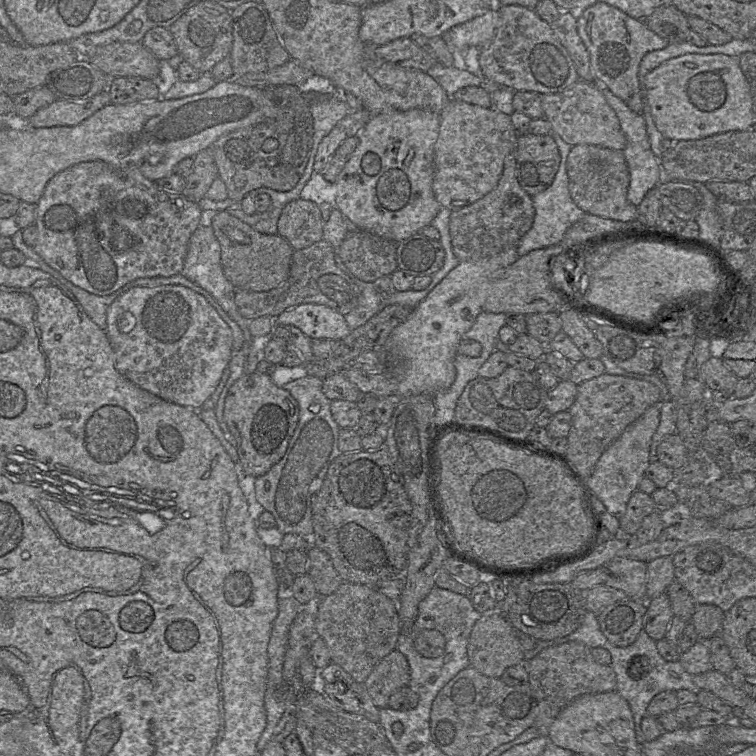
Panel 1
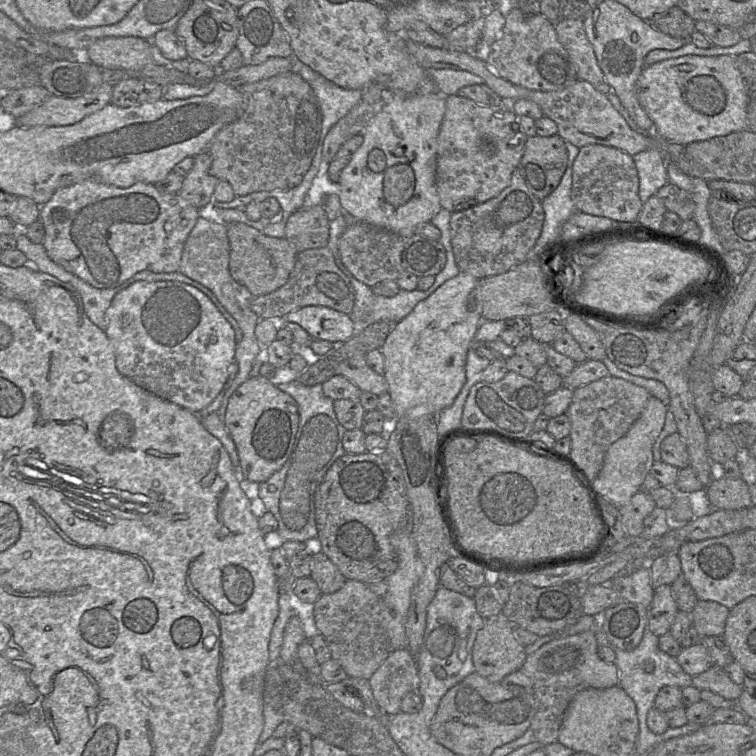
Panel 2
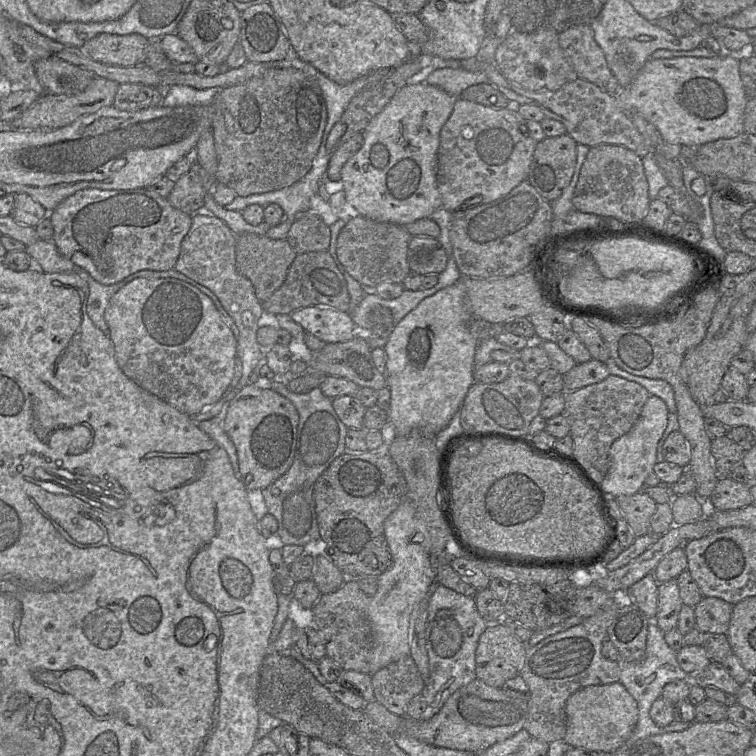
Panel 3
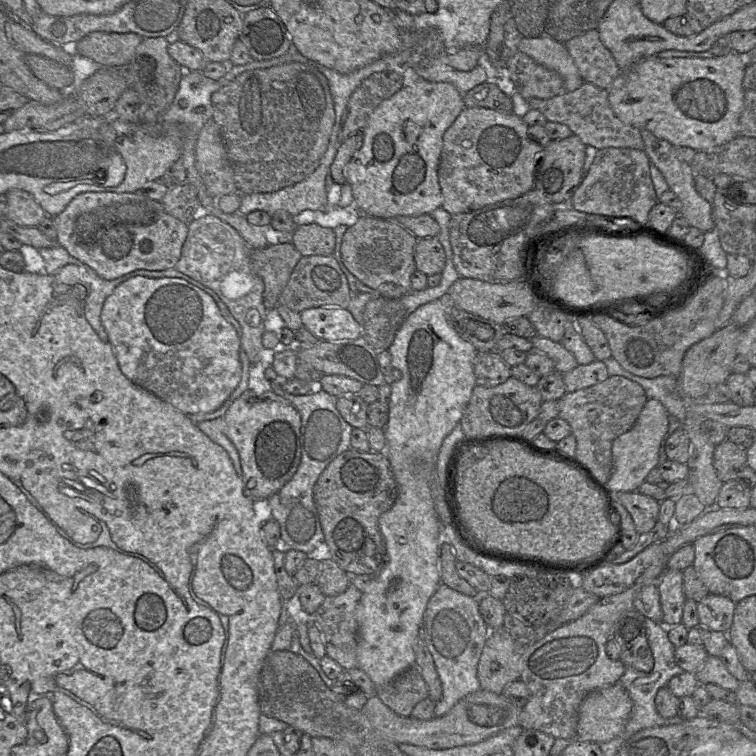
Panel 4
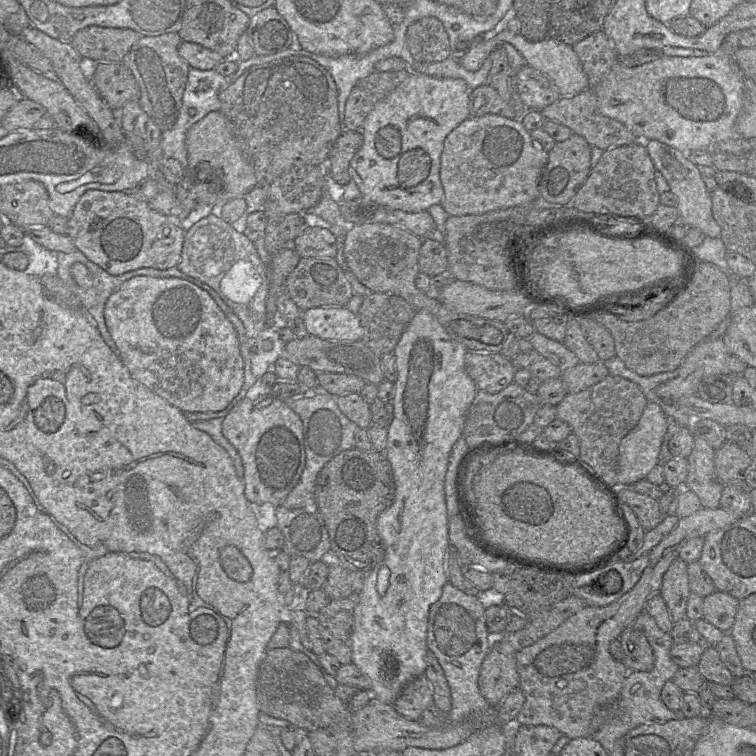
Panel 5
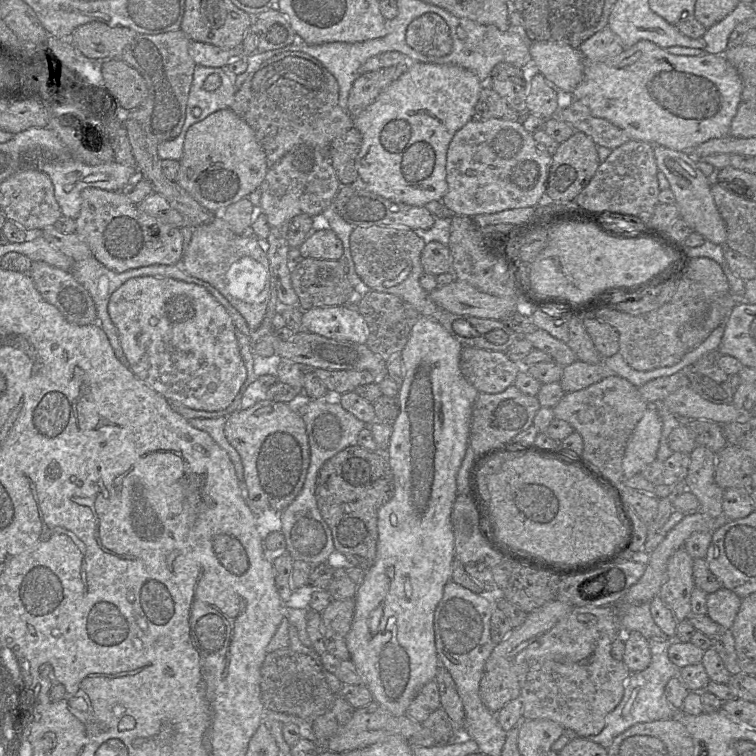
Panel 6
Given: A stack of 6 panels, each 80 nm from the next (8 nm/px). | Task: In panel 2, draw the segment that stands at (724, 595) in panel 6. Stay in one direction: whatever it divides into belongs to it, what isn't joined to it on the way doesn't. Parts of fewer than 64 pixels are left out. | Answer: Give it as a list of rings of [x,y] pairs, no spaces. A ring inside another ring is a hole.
[[[698,600],[691,612],[692,625],[703,637],[723,635],[730,609],[712,600]]]

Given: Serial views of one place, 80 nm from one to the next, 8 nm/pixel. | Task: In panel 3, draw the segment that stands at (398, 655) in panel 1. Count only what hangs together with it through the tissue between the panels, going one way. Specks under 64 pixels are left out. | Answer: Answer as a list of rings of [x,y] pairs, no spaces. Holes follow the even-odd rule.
[[[410,655],[371,675],[371,682],[375,700],[397,716],[406,716],[410,700],[421,694],[425,687]]]

